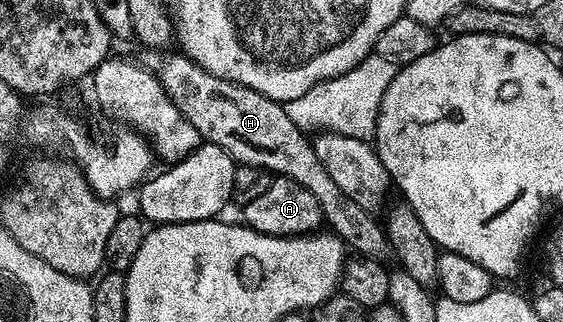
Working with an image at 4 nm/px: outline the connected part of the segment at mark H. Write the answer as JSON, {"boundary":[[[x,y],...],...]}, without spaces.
{"boundary":[[[179,50],[164,51],[145,51],[143,67],[160,83],[170,102],[178,106],[182,118],[198,130],[201,141],[220,146],[240,164],[253,164],[277,177],[306,186],[306,190],[318,198],[318,206],[322,206],[324,224],[332,227],[329,229],[353,253],[380,258],[384,251],[389,251],[385,225],[381,221],[379,224],[373,213],[358,206],[354,198],[338,190],[334,178],[330,178],[326,166],[318,158],[315,143],[303,130],[294,126],[294,122],[290,122],[290,114],[286,114],[281,101],[271,100],[246,86],[220,79],[199,68]]]}

